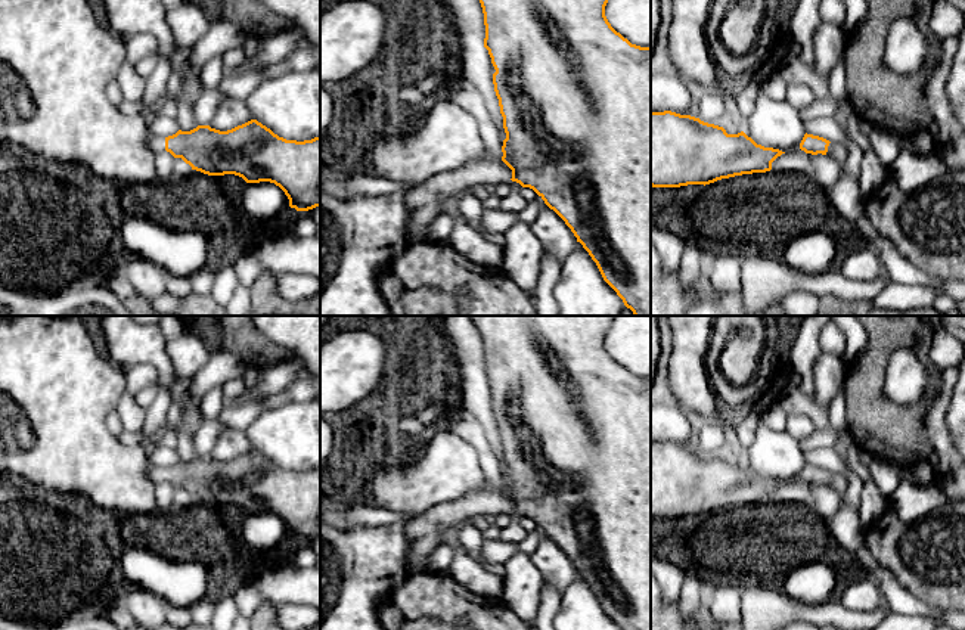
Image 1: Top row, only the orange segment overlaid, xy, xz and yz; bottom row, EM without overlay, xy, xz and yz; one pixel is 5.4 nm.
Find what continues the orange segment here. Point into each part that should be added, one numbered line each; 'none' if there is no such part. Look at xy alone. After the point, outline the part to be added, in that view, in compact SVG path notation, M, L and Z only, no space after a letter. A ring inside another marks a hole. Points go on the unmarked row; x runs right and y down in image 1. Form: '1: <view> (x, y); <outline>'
1: xy (157, 474); M151 466L148 471L149 478L158 484L165 481L165 468L162 466Z

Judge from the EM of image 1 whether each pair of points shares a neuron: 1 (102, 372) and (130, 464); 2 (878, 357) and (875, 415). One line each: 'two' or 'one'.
1: one
2: one

